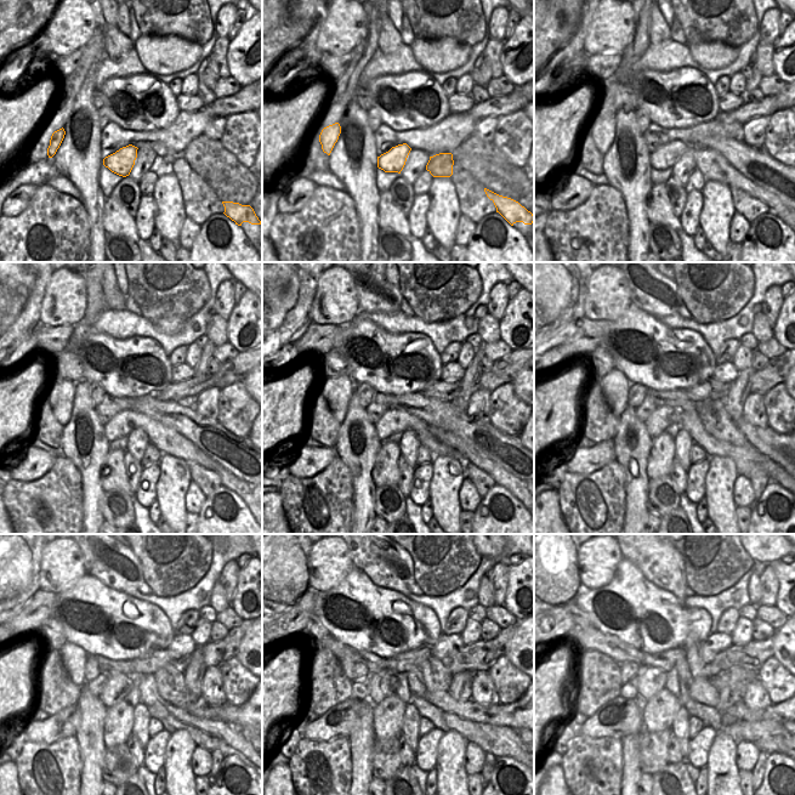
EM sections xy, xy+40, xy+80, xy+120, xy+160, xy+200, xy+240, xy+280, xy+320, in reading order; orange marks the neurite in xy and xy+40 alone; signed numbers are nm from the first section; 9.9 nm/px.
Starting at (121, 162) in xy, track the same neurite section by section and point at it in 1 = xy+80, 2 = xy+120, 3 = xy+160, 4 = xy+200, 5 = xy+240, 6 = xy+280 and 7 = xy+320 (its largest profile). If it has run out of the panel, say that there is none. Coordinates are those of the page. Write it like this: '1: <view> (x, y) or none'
1: xy+80 (711, 164)
2: xy+120 (123, 424)
3: xy+160 (393, 421)
4: xy+200 (663, 416)
5: xy+240 (117, 687)
6: xy+280 (384, 683)
7: xy+320 (649, 680)

